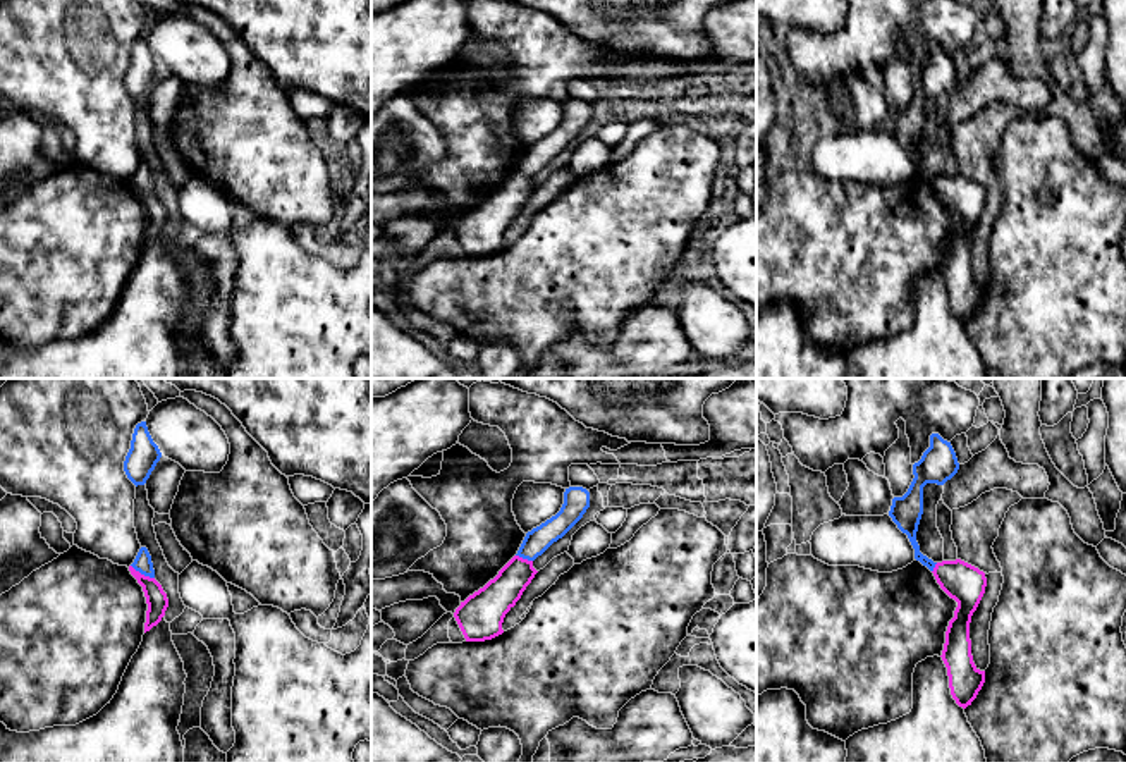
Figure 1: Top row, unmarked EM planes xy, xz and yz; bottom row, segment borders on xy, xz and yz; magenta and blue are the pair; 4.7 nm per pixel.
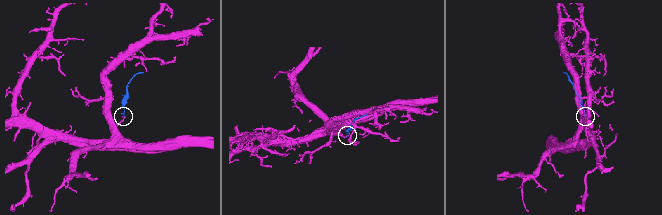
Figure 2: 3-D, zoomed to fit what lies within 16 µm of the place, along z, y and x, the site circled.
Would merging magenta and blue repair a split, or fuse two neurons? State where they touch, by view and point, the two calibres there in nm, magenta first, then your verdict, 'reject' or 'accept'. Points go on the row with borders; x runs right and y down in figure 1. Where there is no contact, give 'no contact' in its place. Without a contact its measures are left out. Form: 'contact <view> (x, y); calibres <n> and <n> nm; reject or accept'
contact xy (143, 575); calibres 100 and 80 nm; reject

